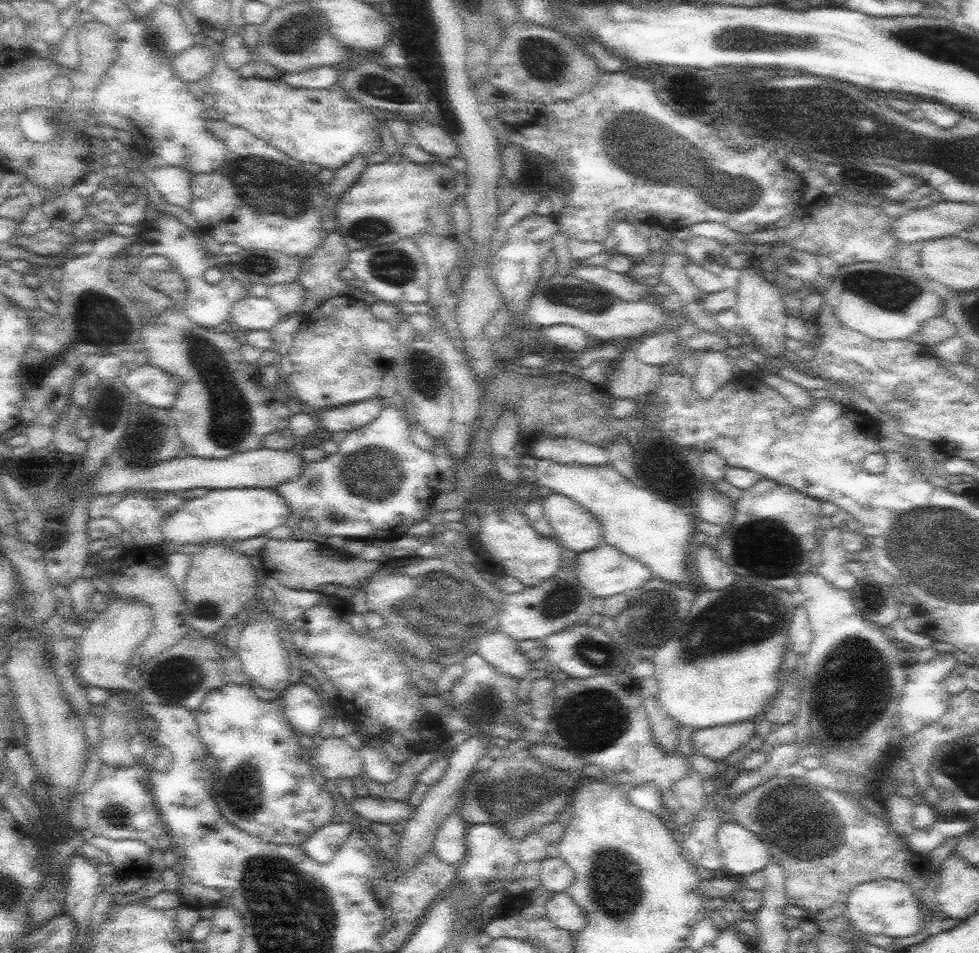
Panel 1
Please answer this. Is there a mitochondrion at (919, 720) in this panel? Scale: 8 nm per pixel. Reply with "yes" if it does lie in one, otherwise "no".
no

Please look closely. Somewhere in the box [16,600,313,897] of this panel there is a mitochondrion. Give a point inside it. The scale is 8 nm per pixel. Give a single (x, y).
(243, 792)

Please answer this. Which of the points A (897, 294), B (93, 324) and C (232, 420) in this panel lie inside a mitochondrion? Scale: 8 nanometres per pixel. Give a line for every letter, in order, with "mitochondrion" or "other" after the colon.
A: mitochondrion
B: mitochondrion
C: mitochondrion

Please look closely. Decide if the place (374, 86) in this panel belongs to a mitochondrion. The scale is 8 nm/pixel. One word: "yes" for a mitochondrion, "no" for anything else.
yes

